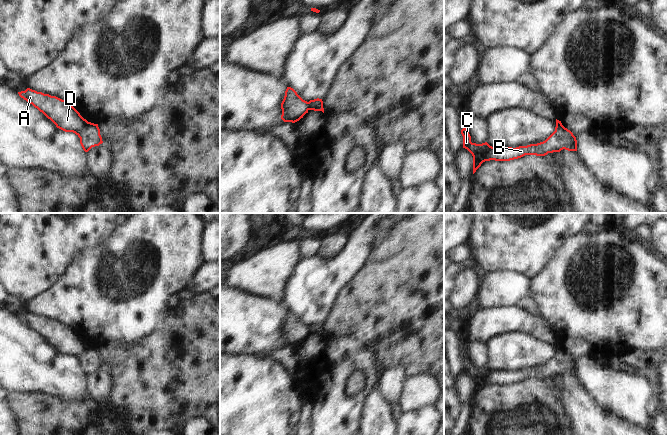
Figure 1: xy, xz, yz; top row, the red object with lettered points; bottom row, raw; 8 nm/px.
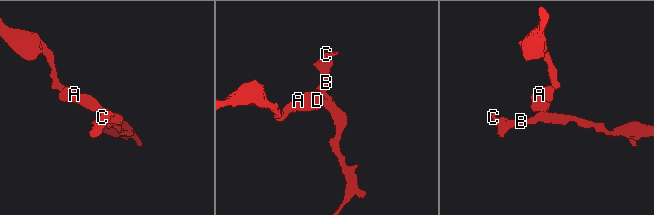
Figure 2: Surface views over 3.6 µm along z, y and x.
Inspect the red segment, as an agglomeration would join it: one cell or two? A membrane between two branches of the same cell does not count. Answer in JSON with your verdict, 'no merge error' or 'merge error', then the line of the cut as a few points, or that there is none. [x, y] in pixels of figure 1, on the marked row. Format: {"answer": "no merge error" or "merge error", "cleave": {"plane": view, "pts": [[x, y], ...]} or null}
{"answer": "merge error", "cleave": {"plane": "xy", "pts": [[88, 122], [77, 134]]}}

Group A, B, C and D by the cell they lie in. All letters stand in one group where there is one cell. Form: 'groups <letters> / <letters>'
groups A D / B C

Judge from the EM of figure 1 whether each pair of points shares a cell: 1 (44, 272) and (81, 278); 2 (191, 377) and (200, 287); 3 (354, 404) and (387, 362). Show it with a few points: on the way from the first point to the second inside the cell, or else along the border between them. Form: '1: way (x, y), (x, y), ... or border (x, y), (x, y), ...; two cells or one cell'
1: border (68, 269), (45, 291); two cells
2: border (208, 291), (192, 295); two cells
3: border (371, 347), (377, 357), (377, 363), (383, 370); two cells

